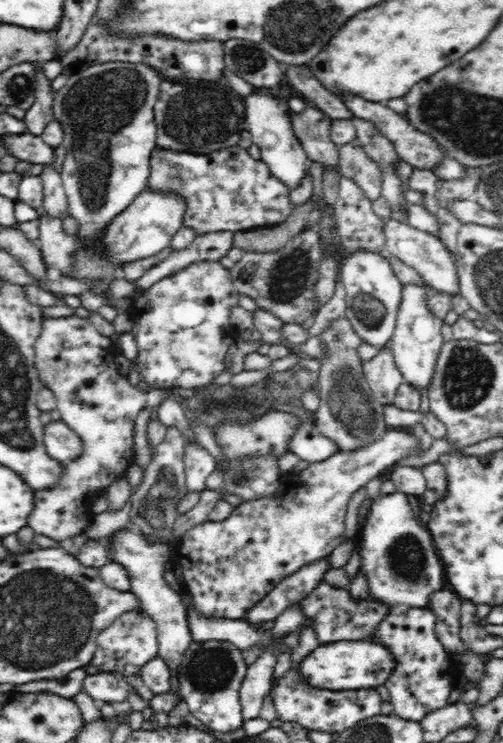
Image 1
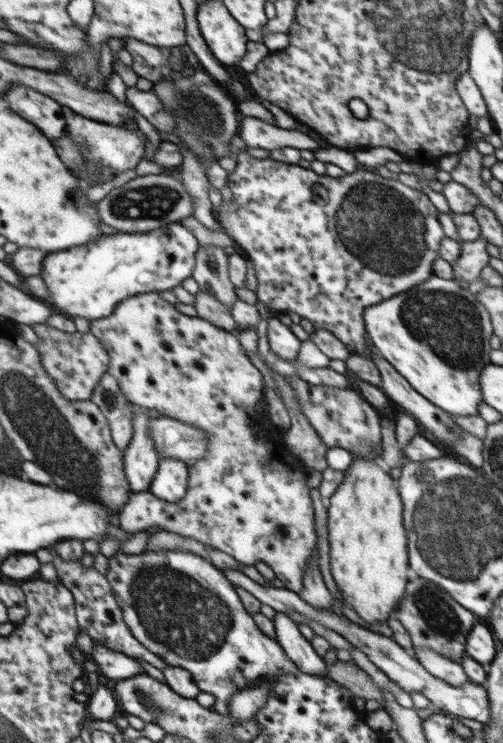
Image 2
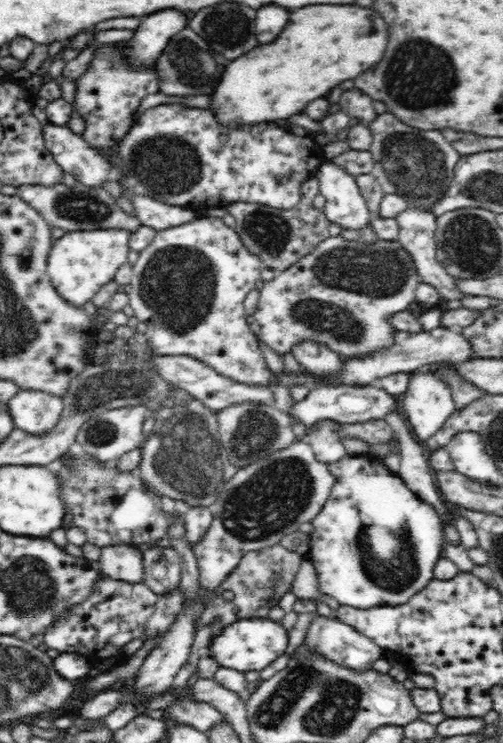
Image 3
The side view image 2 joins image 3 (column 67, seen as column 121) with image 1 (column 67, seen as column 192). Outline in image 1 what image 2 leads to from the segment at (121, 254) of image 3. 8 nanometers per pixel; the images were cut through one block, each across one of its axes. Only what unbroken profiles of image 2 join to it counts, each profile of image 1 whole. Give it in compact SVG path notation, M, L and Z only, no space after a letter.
M146 189L134 198L126 210L116 214L91 244L87 244L80 234L66 234L63 219L52 215L40 215L40 236L36 240L37 246L42 251L42 260L46 268L56 268L66 276L73 269L73 262L82 248L94 249L100 257L106 257L112 265L124 266L138 259L148 258L158 254L166 247L170 247L172 236L182 228L183 200L178 193L160 193Z

